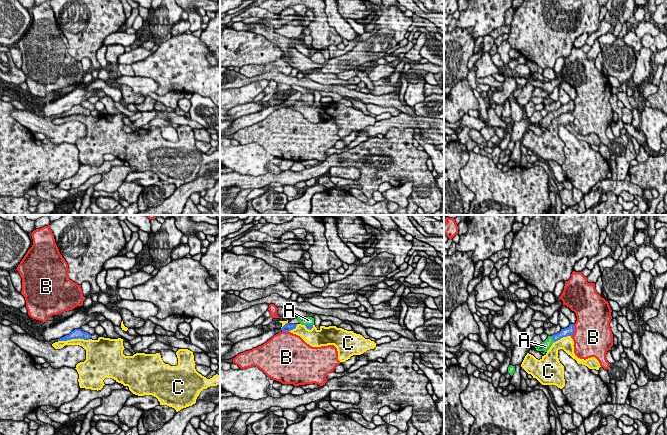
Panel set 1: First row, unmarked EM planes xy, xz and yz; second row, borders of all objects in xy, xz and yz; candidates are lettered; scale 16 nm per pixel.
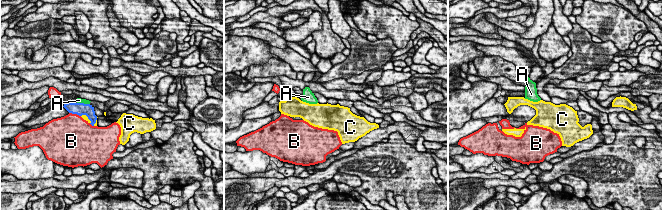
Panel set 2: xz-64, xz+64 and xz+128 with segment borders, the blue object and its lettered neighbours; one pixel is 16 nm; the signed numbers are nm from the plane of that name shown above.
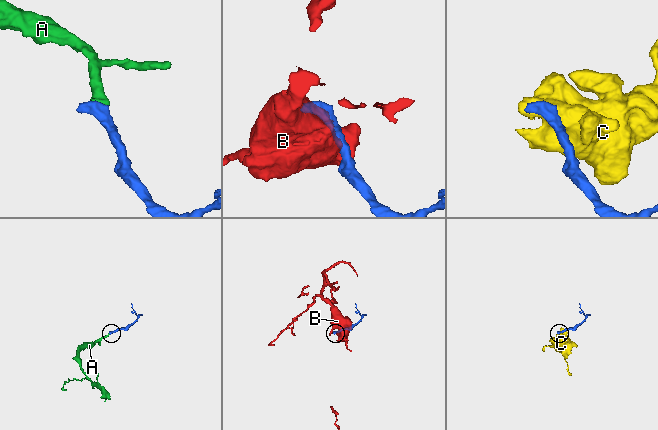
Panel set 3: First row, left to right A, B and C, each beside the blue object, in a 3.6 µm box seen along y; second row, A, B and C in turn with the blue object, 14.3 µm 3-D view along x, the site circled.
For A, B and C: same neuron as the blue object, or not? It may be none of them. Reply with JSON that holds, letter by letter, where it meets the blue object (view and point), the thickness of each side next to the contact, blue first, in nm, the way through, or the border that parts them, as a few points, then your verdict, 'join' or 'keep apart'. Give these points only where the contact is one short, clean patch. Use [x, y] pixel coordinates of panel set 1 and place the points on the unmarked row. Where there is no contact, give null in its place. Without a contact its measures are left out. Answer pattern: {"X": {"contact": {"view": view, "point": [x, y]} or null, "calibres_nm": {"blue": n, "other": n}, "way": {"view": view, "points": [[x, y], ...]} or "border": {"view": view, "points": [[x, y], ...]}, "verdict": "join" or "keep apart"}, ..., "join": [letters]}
{"A": {"contact": {"view": "yz", "point": [553, 115]}, "calibres_nm": {"blue": 130, "other": 160}, "way": {"view": "yz", "points": [[565, 108], [553, 115], [545, 122]]}, "verdict": "join"}, "B": {"contact": {"view": "yz", "point": [574, 106]}, "calibres_nm": {"blue": 140, "other": 480}, "verdict": "keep apart"}, "C": {"contact": {"view": "xy", "point": [73, 114]}, "calibres_nm": {"blue": 160, "other": 160}, "verdict": "keep apart"}, "join": ["A"]}

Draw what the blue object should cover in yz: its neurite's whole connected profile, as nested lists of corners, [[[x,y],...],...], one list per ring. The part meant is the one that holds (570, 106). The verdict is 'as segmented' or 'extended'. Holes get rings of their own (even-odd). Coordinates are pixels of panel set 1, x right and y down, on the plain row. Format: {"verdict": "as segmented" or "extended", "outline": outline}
{"verdict": "extended", "outline": [[[570,100],[567,104],[561,105],[559,109],[548,112],[548,114],[544,118],[542,118],[538,123],[535,124],[537,127],[547,128],[554,118],[560,116],[563,113],[571,112],[572,110],[574,110],[574,108],[574,101]]]}

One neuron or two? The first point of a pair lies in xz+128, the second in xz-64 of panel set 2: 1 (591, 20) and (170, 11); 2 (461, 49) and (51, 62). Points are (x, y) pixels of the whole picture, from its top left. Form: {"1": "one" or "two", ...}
{"1": "two", "2": "one"}

